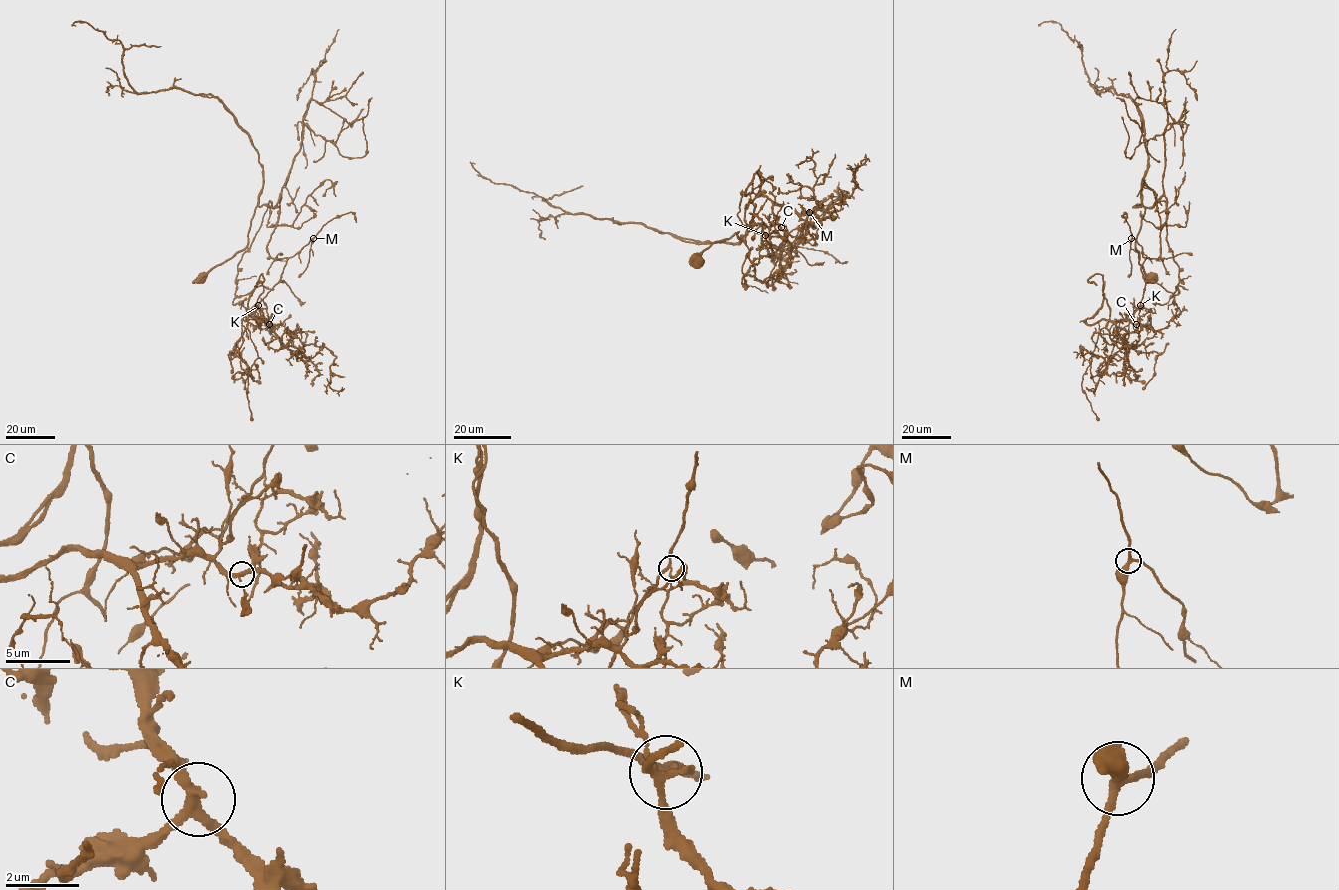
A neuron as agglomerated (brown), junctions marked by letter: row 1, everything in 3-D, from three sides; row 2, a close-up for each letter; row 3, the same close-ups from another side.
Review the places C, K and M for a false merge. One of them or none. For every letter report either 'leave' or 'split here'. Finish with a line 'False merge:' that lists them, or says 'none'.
C: leave
K: split here
M: leave
False merge: K

